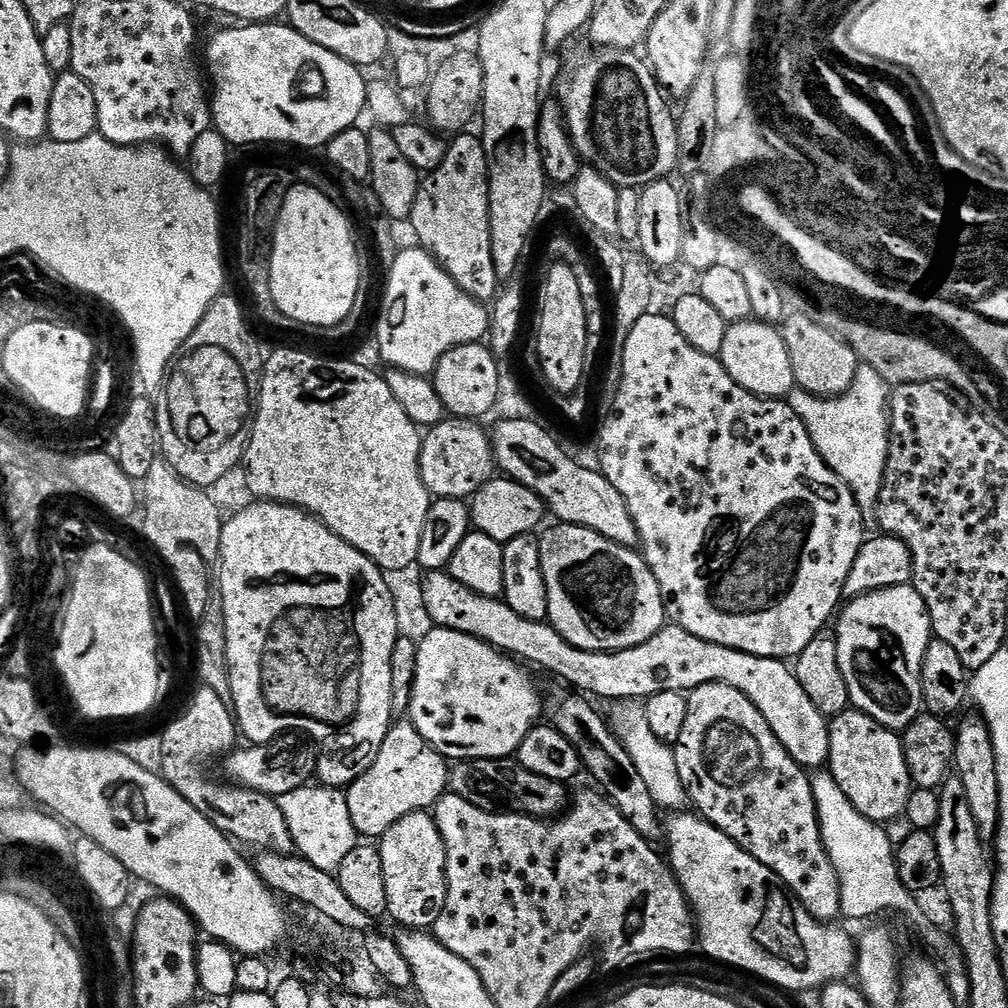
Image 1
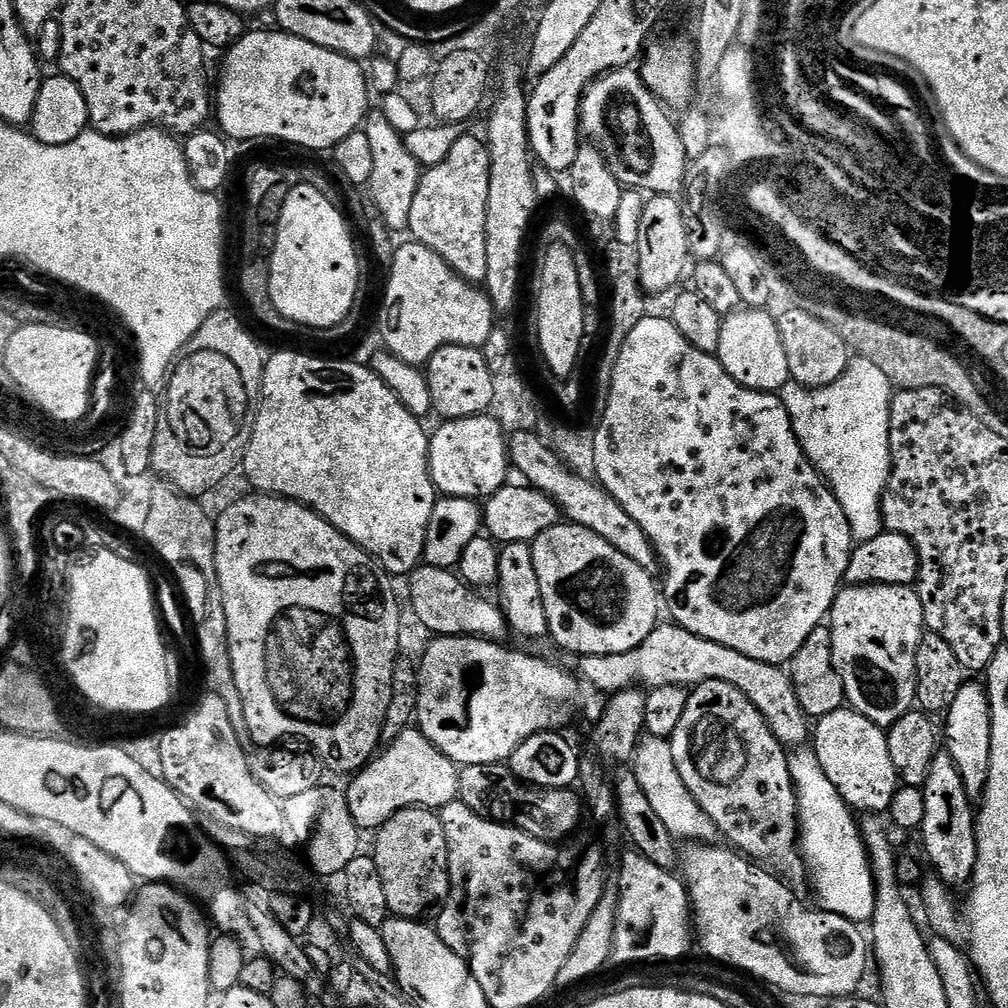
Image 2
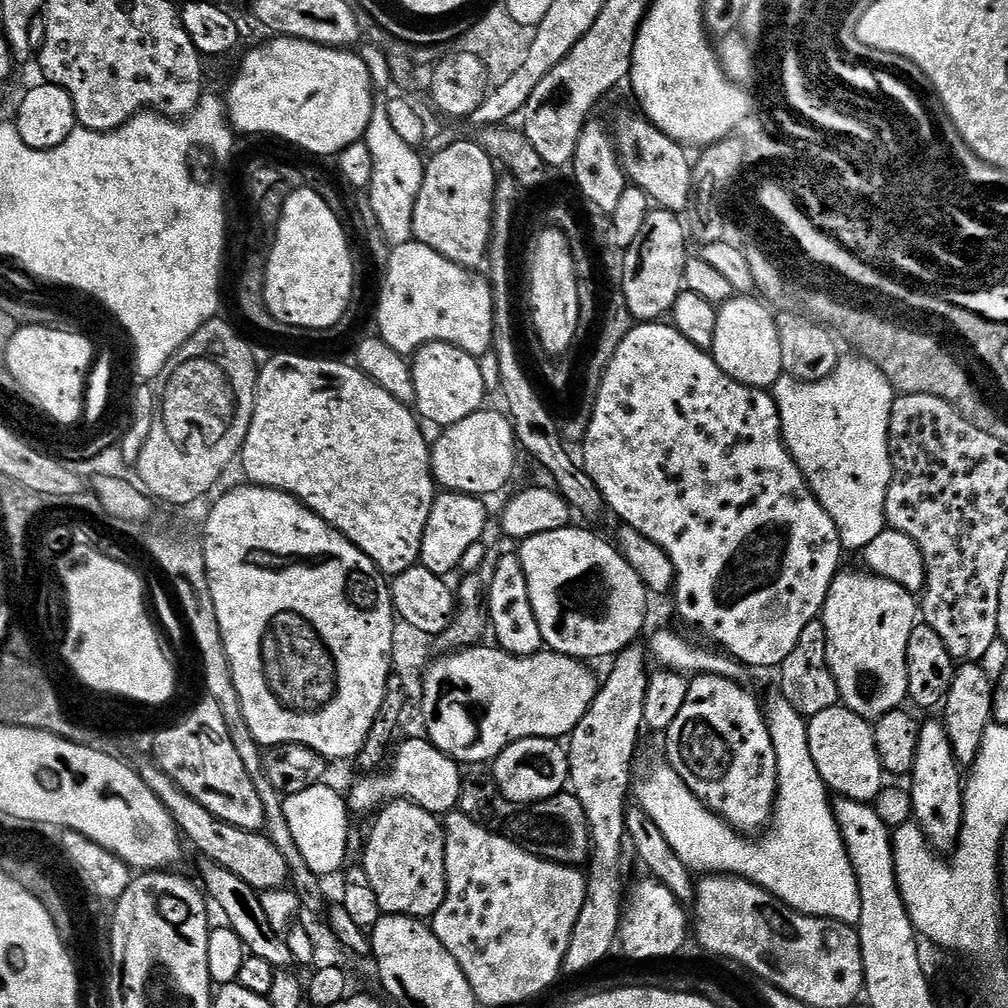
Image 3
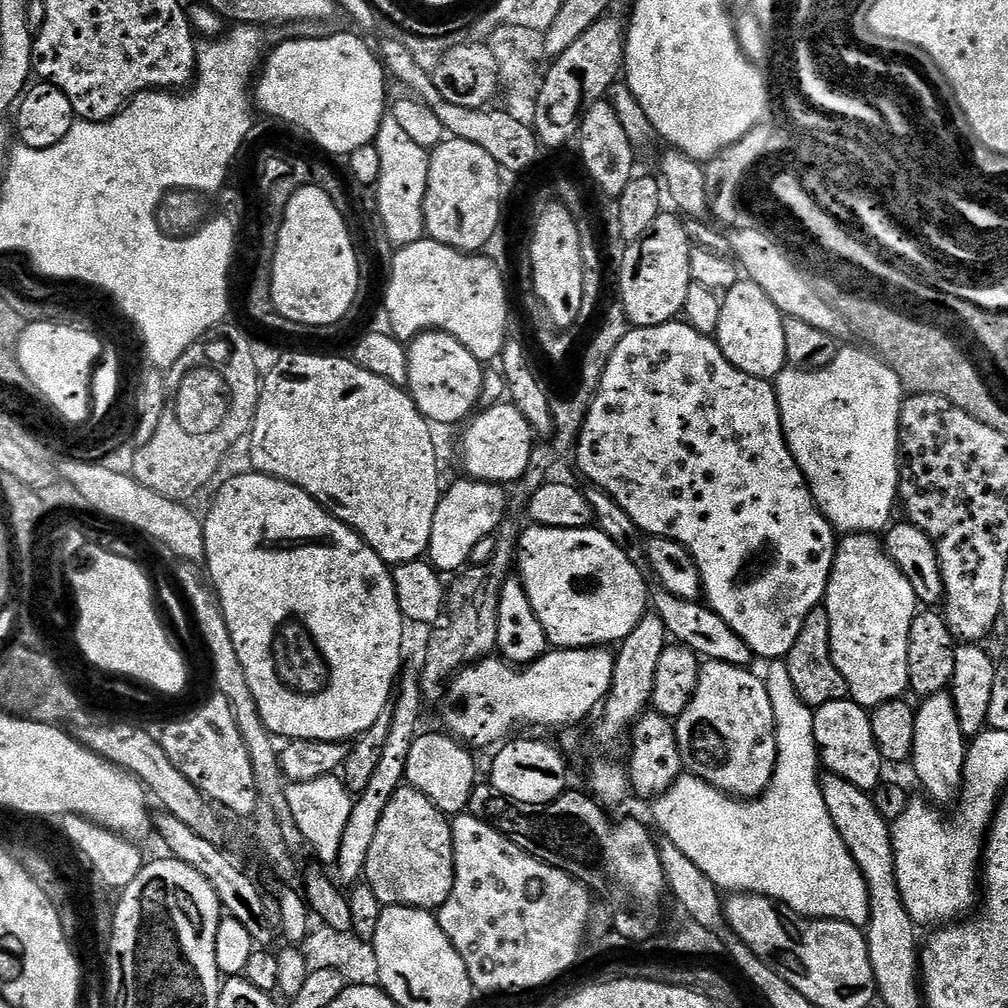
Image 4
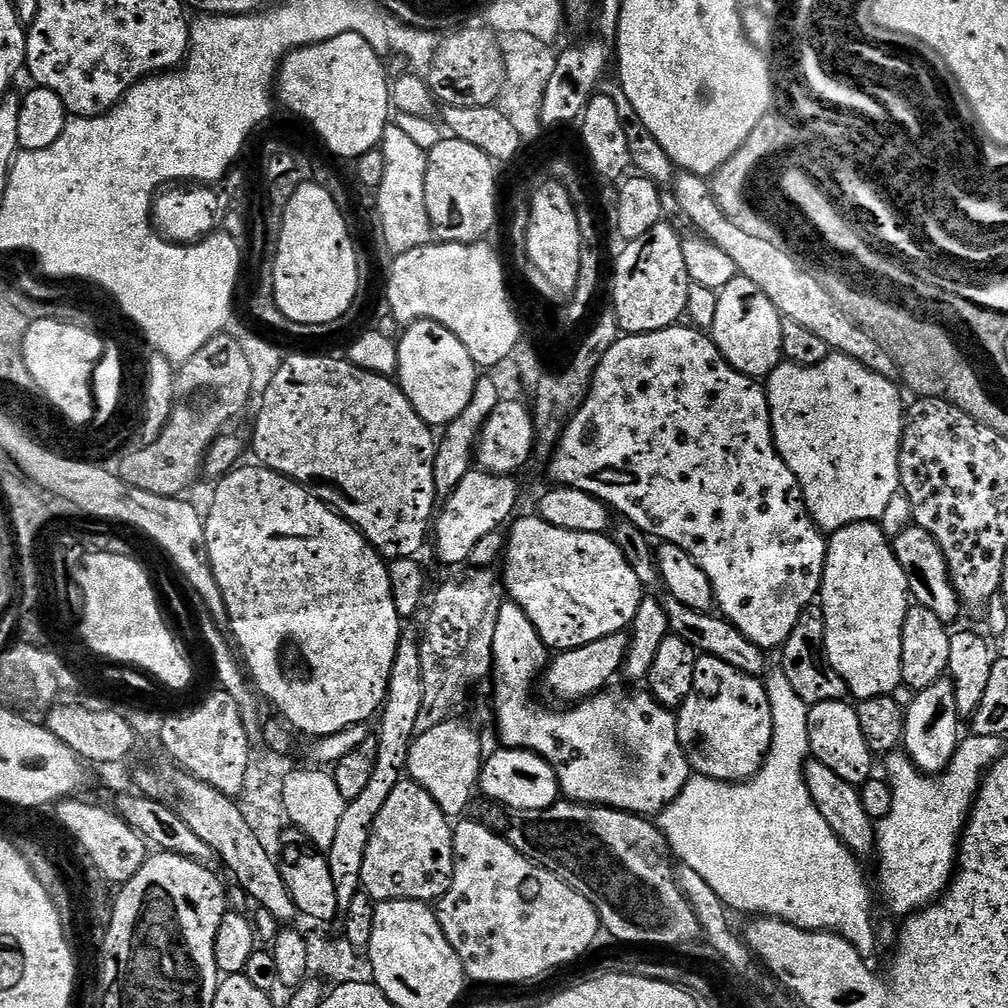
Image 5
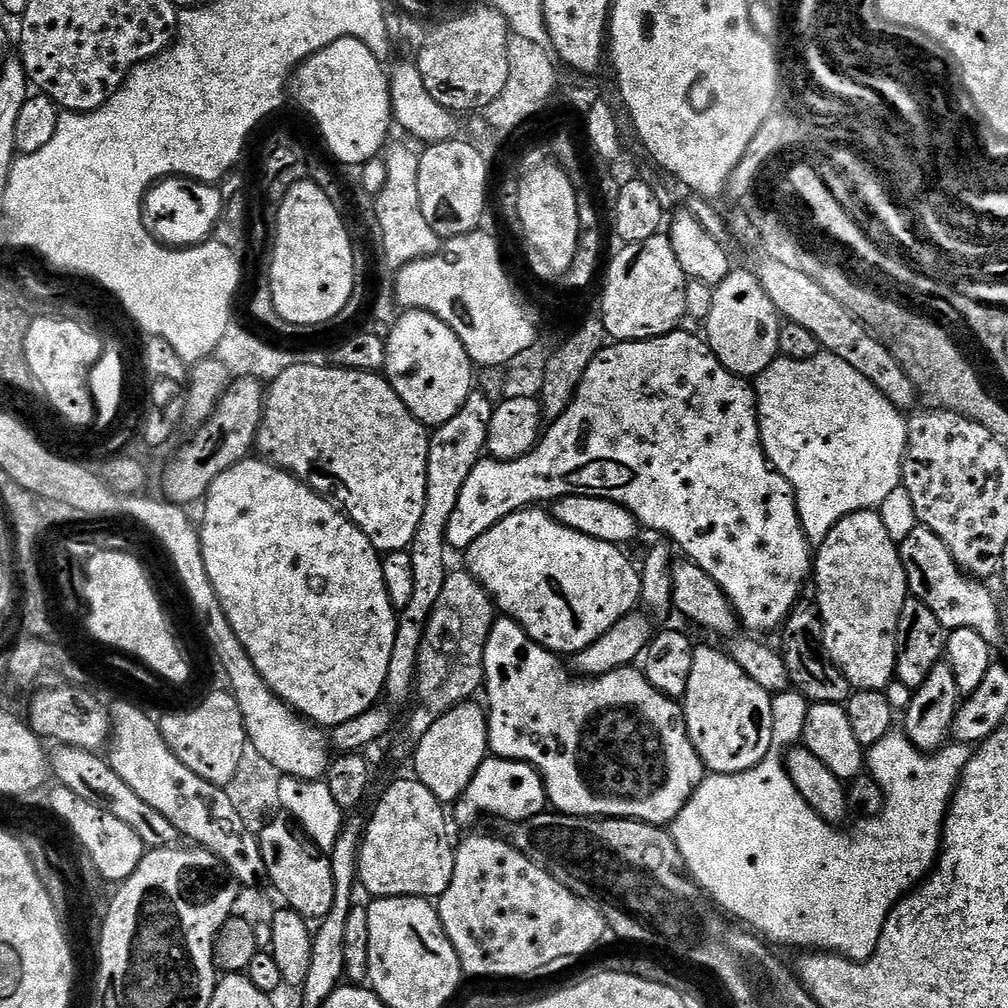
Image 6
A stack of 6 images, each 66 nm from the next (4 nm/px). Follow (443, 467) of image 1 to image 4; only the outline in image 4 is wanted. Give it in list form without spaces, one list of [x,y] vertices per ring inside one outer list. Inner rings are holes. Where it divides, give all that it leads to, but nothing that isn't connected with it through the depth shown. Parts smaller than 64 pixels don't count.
[[[501,402],[489,408],[477,411],[475,415],[467,421],[468,429],[464,432],[464,437],[460,440],[460,460],[464,463],[464,468],[469,477],[474,480],[481,480],[487,484],[508,485],[516,479],[521,478],[526,471],[526,466],[530,463],[530,454],[534,447],[534,433],[530,422],[522,416],[512,402]]]

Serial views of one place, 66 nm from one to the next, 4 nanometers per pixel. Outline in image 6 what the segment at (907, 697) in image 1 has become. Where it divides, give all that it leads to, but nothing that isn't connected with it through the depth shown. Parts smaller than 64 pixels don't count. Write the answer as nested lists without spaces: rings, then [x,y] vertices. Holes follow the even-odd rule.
[[[879,511],[855,512],[846,518],[842,518],[842,522],[838,522],[834,526],[834,530],[830,530],[830,534],[826,534],[826,538],[815,549],[814,552],[814,584],[816,580],[816,596],[814,602],[820,607],[820,617],[824,623],[824,645],[828,651],[828,657],[833,664],[838,666],[838,670],[848,679],[848,683],[853,689],[862,691],[880,691],[883,692],[888,688],[888,683],[893,683],[896,674],[896,635],[898,634],[898,614],[902,614],[902,606],[910,598],[908,591],[908,583],[906,582],[906,570],[902,566],[902,558],[900,557],[900,549],[897,541],[892,541],[892,532],[888,529],[886,521],[880,517]]]

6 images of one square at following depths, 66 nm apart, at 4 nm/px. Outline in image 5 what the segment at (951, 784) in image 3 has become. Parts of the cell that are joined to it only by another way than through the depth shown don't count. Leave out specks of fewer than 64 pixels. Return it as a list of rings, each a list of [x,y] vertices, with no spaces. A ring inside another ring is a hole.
[[[951,679],[934,682],[934,686],[926,686],[926,690],[915,693],[911,699],[904,712],[903,751],[921,772],[943,774],[947,772],[948,764],[954,758],[962,739],[962,717],[958,710],[958,702],[954,698]]]

